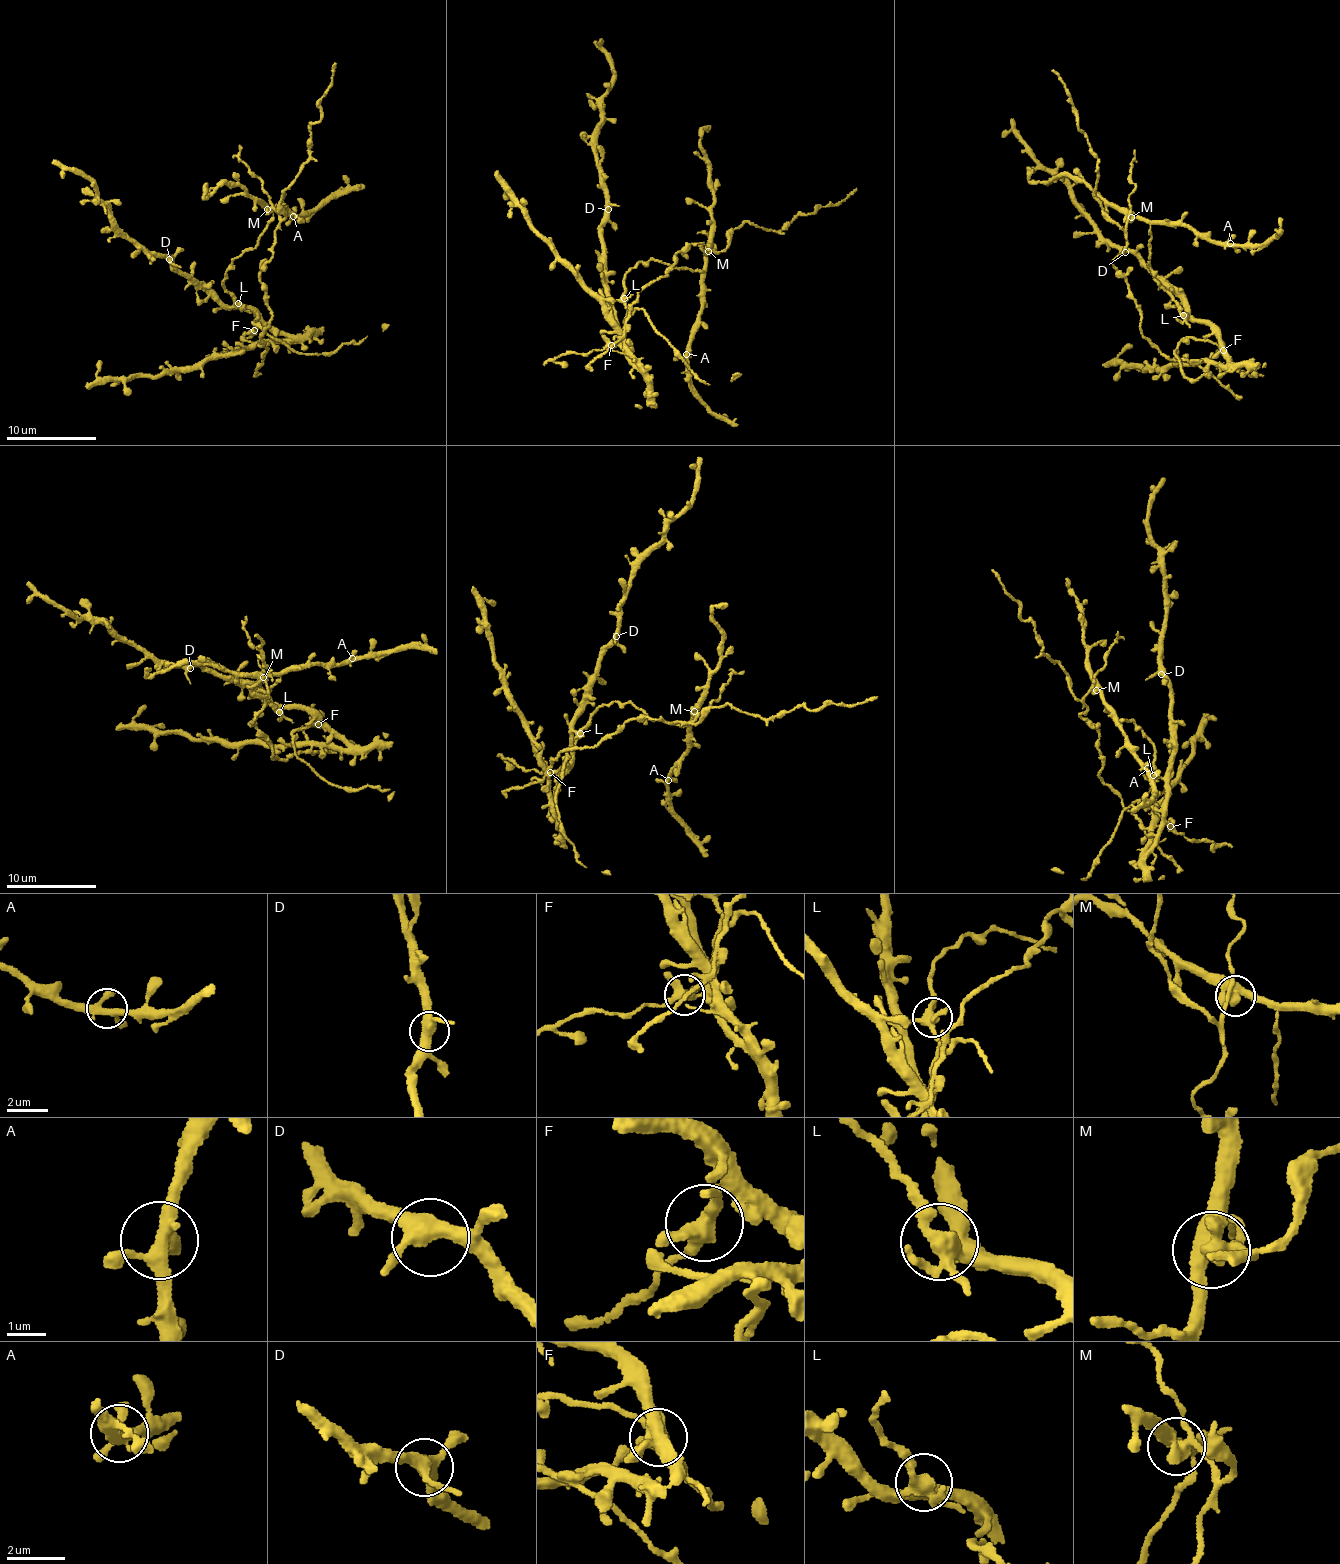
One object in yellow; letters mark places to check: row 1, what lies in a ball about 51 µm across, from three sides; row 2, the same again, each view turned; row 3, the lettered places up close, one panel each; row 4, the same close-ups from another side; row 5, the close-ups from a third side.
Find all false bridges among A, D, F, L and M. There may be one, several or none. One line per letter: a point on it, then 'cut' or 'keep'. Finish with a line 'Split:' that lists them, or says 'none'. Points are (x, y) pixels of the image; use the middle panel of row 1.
A: place (686, 354); keep
D: place (608, 209); keep
F: place (611, 345); cut
L: place (624, 298); cut
M: place (708, 251); cut
Split: F, L, M

